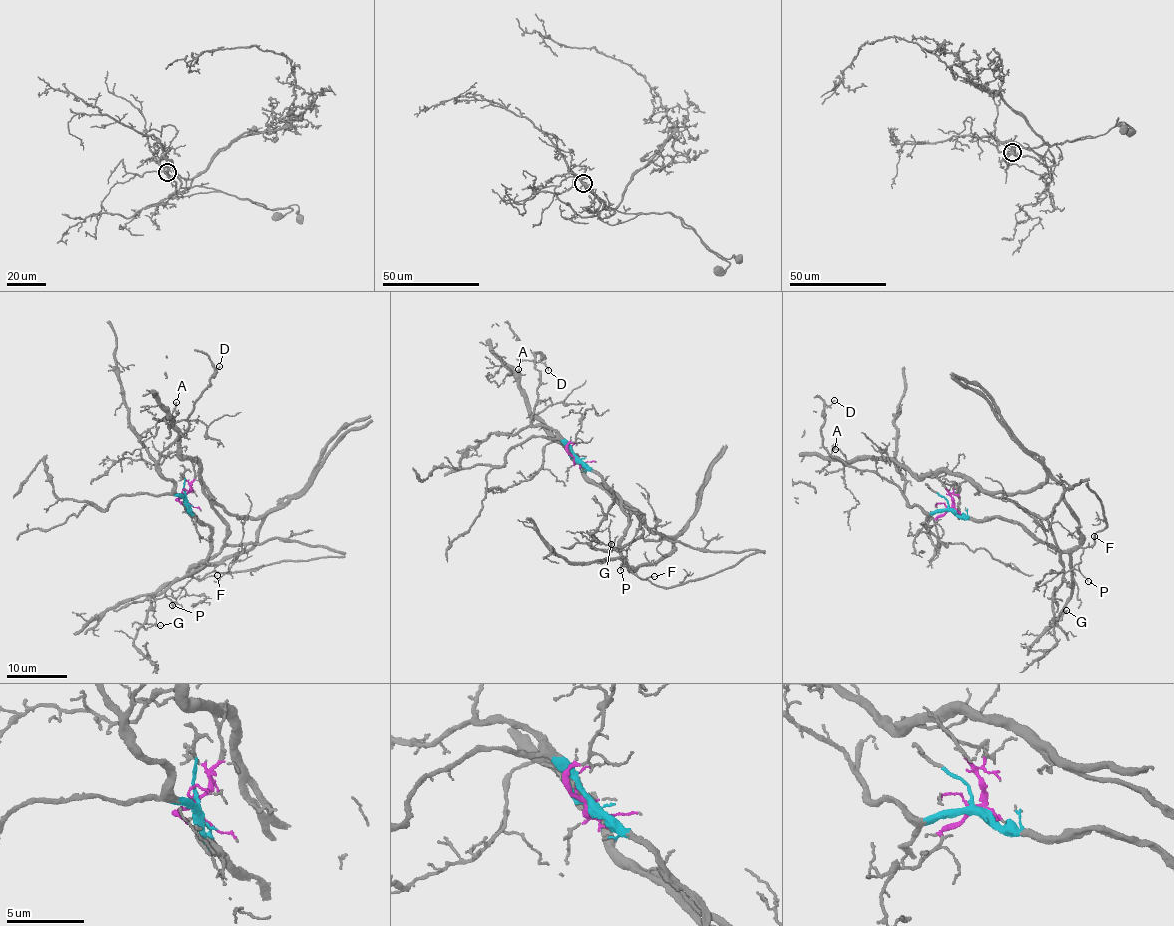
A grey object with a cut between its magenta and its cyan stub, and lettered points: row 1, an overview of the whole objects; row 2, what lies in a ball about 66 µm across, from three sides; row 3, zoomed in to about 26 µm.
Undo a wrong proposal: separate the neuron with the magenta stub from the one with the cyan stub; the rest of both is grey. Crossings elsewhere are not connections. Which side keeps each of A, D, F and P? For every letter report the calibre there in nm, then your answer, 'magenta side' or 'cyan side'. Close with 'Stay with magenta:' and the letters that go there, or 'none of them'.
A: calibre 130 nm; magenta side
D: calibre 120 nm; cyan side
F: calibre 150 nm; cyan side
P: calibre 100 nm; cyan side
Stay with magenta: A

